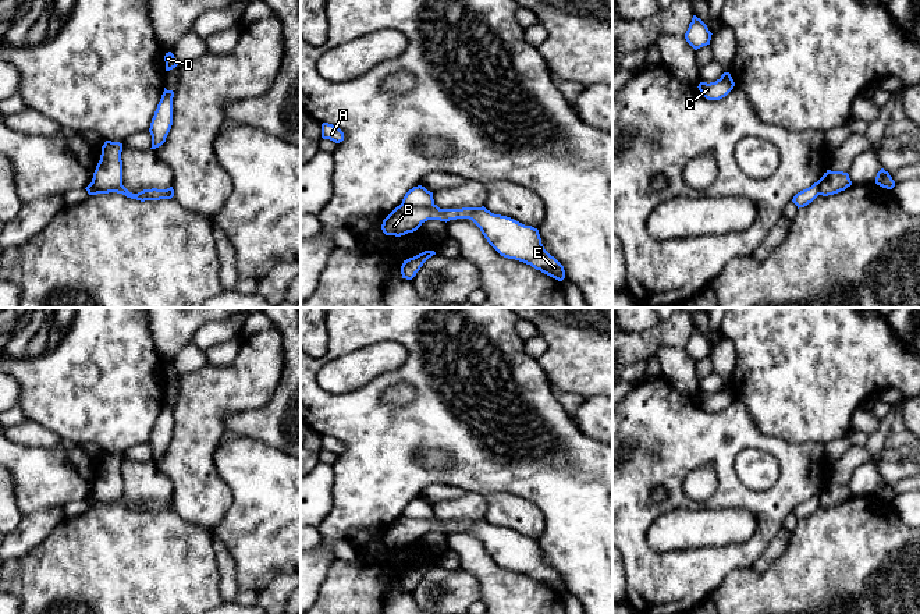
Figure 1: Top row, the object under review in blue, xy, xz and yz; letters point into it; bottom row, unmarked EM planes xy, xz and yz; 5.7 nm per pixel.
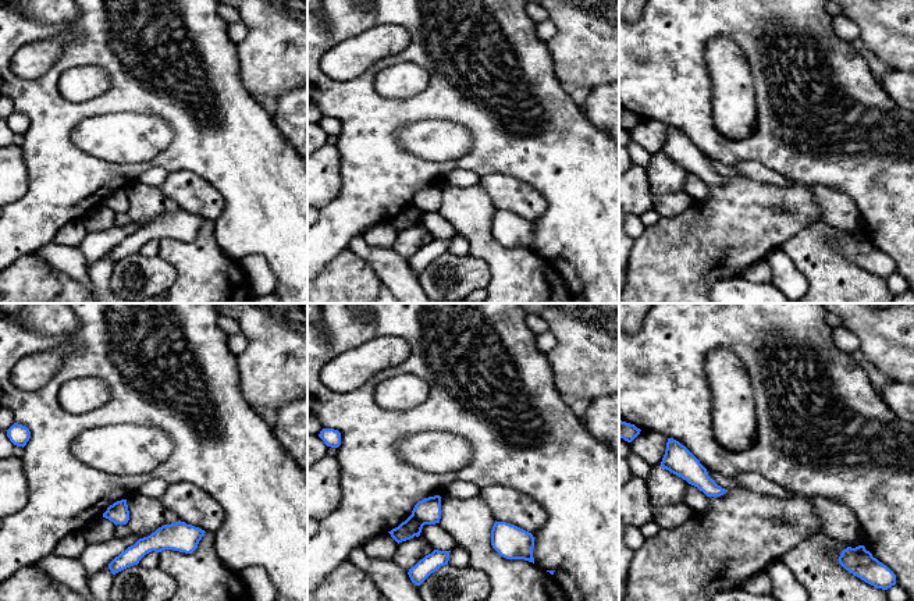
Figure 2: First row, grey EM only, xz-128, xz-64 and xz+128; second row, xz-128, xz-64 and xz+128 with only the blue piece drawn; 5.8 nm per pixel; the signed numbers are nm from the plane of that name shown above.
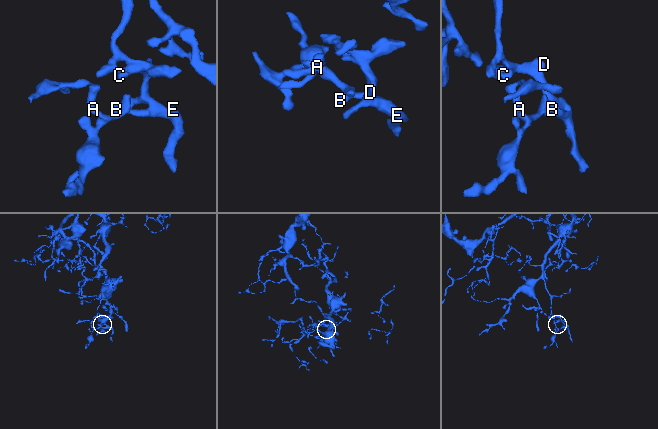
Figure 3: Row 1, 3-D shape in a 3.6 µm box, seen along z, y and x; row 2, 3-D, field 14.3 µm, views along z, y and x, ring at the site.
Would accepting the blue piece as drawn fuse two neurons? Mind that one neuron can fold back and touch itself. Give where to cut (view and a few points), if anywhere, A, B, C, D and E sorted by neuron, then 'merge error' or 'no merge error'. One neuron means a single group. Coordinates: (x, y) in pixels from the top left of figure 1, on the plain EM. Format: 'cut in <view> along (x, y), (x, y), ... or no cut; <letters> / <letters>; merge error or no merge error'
cut in xz along (402, 514), (411, 518), (433, 517); A / B C D E; merge error

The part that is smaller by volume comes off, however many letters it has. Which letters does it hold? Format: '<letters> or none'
A

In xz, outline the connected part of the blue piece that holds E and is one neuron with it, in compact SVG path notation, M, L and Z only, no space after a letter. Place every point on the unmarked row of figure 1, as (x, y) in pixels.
M401 515L383 532L381 542L386 547L401 549L416 543L427 532L447 535L457 530L472 532L501 568L530 576L558 593L565 590L564 578L544 561L537 540L494 526L484 518L440 521L437 517L413 519Z

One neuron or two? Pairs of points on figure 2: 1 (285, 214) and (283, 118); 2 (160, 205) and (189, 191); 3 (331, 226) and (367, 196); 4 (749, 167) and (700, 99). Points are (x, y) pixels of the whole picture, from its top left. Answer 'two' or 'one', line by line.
1: two
2: two
3: one
4: two

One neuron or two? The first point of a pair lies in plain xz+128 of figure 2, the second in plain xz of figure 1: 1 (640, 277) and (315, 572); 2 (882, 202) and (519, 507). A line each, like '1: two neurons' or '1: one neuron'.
1: two neurons
2: two neurons

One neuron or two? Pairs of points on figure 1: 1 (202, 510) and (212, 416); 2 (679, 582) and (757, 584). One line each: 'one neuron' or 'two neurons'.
1: one neuron
2: two neurons

